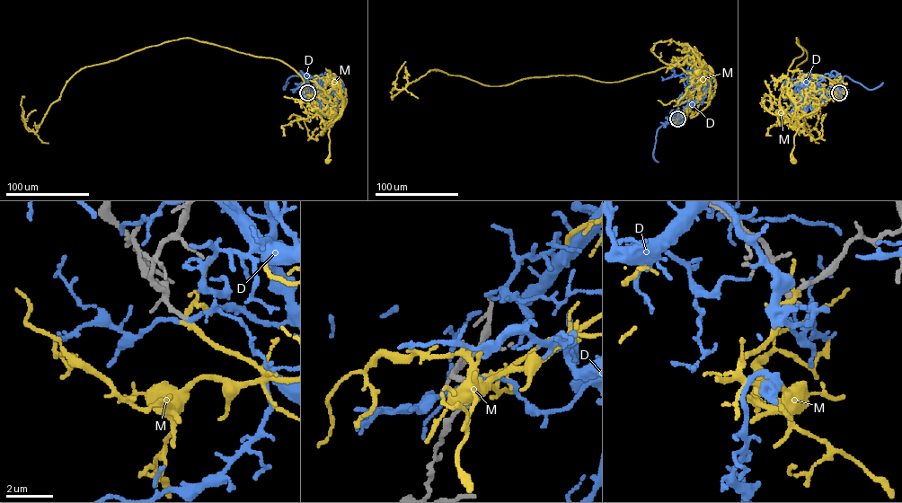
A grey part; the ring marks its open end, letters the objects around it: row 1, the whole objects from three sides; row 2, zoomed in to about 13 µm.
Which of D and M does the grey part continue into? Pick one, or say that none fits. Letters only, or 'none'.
M

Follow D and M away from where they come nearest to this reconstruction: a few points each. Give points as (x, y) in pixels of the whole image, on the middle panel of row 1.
D: (677, 119), (681, 119), (672, 121), (670, 111), (676, 113), (693, 81), (676, 75), (674, 63)
M: (677, 119), (713, 94), (713, 75), (700, 71), (693, 76), (698, 78), (696, 73)

